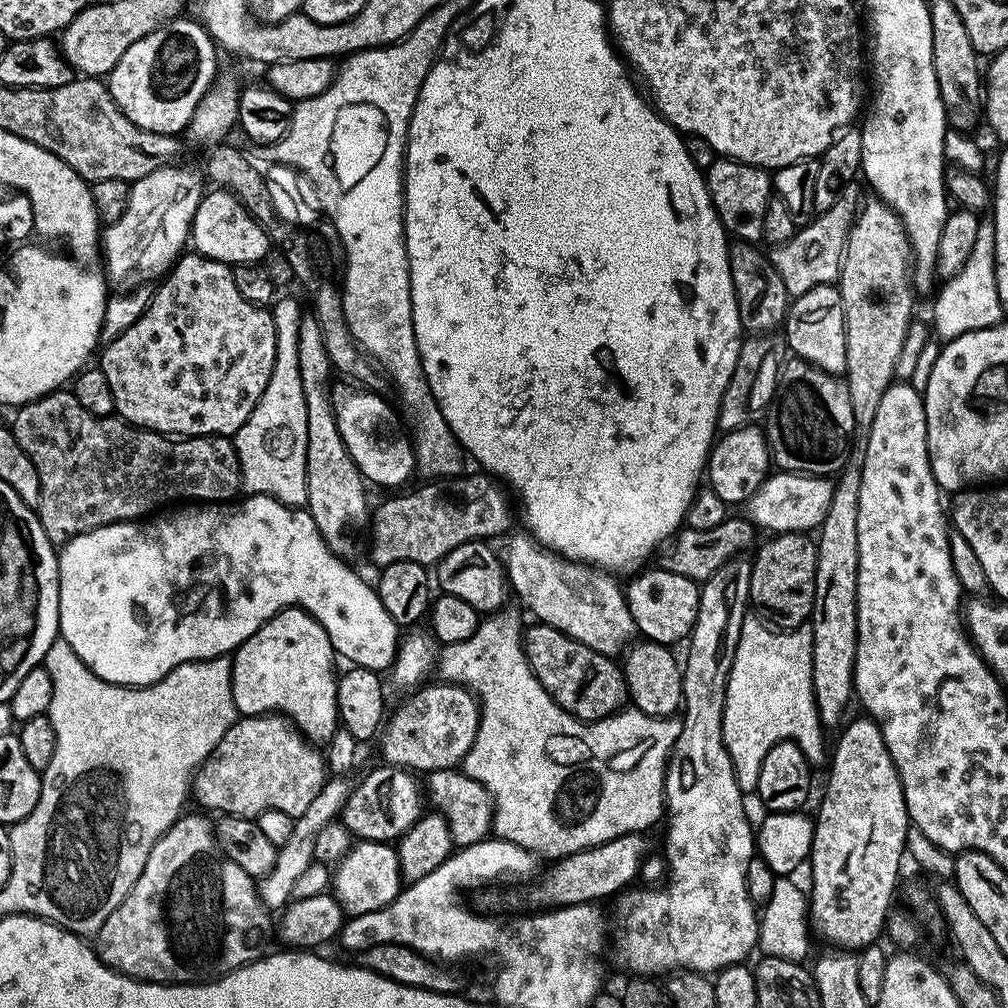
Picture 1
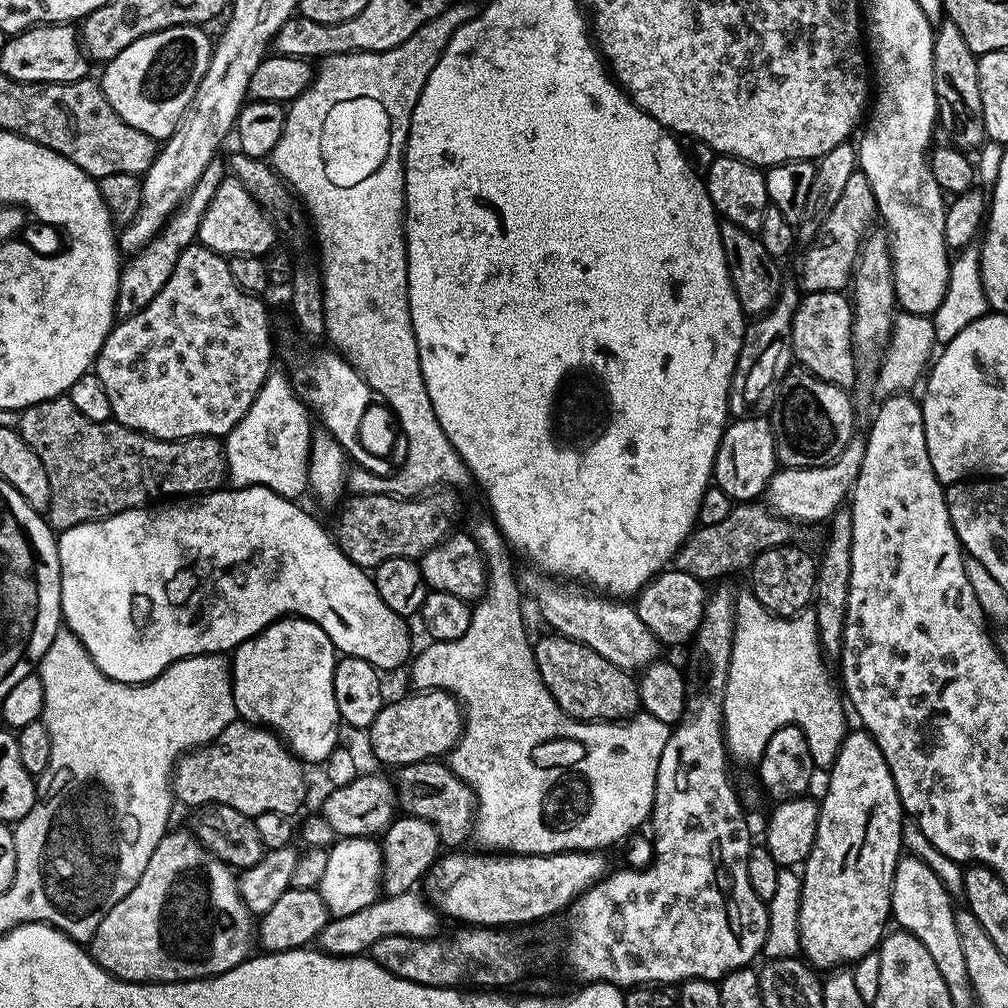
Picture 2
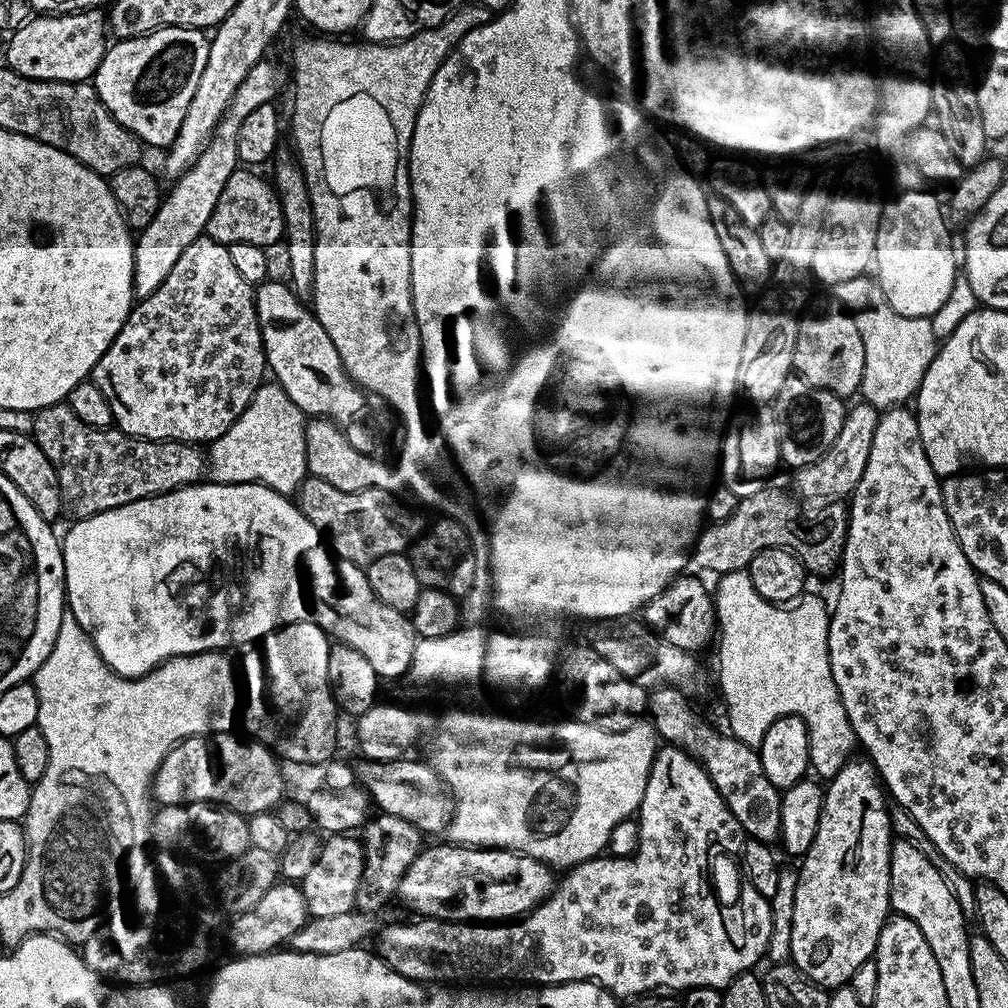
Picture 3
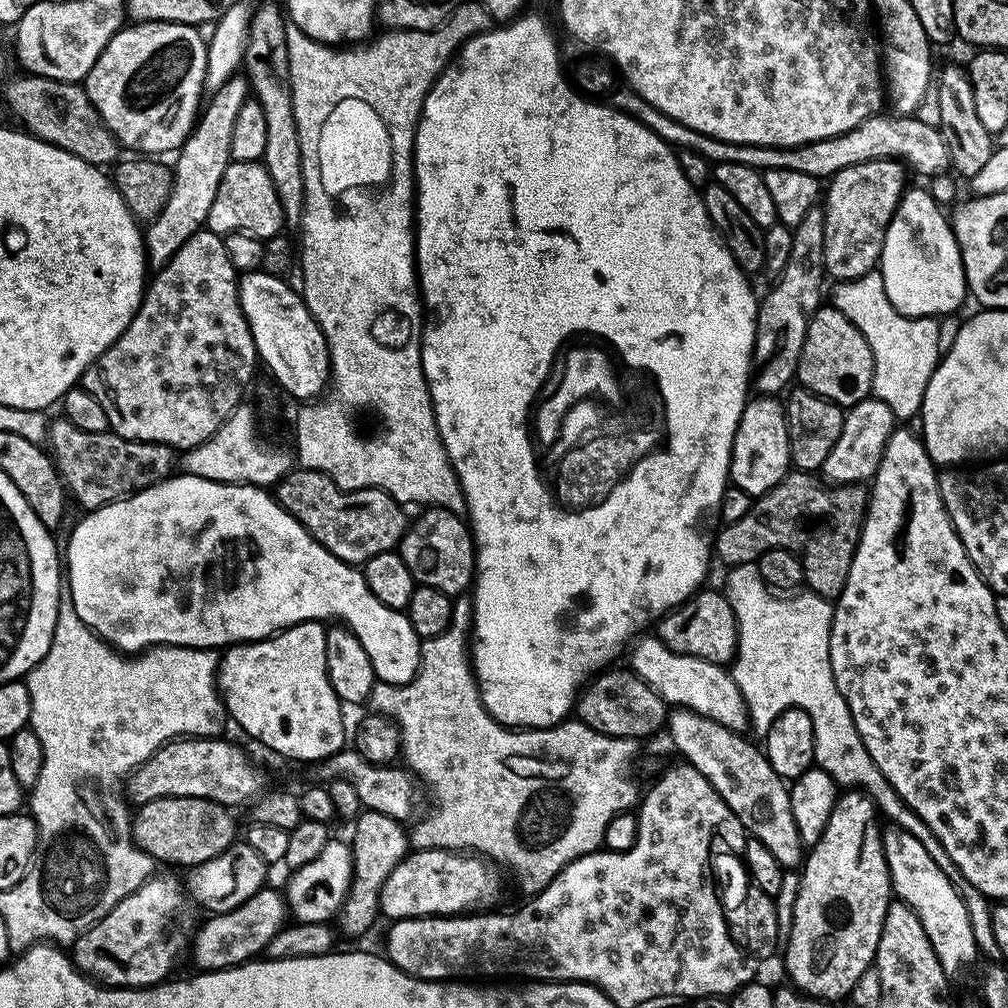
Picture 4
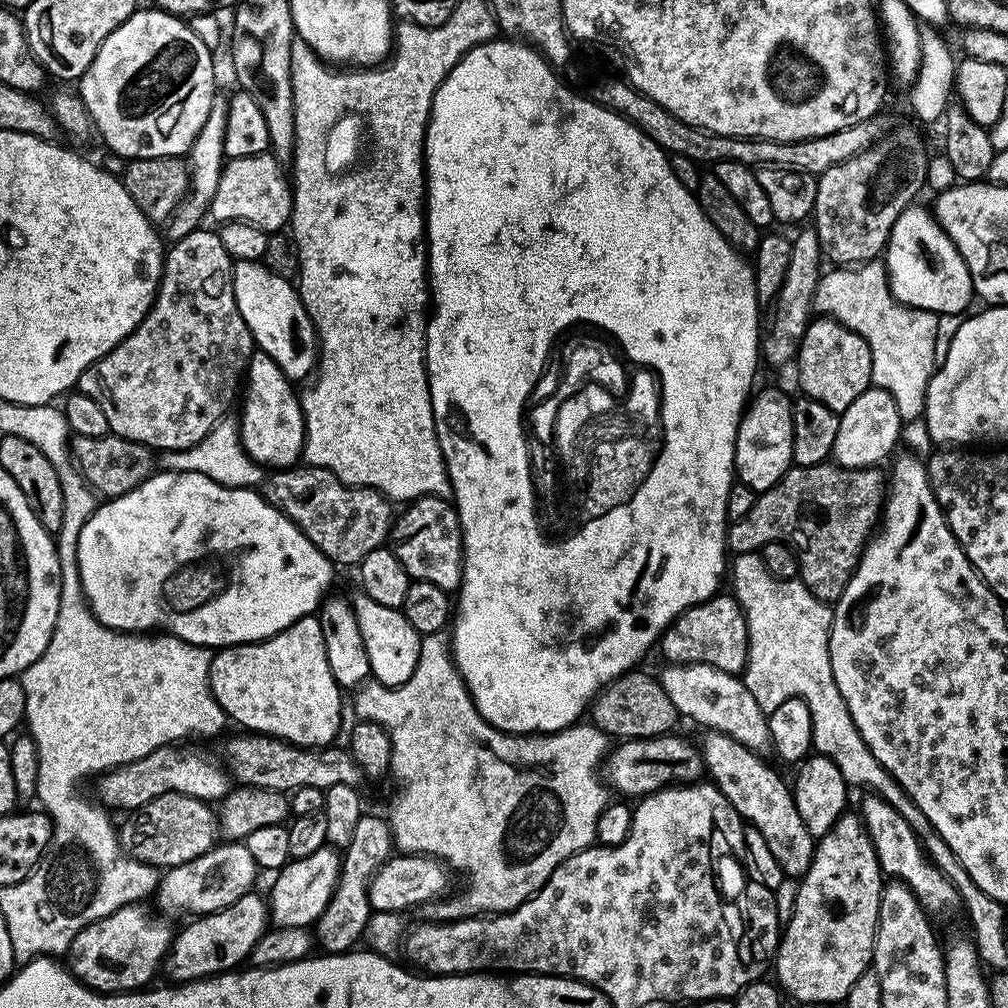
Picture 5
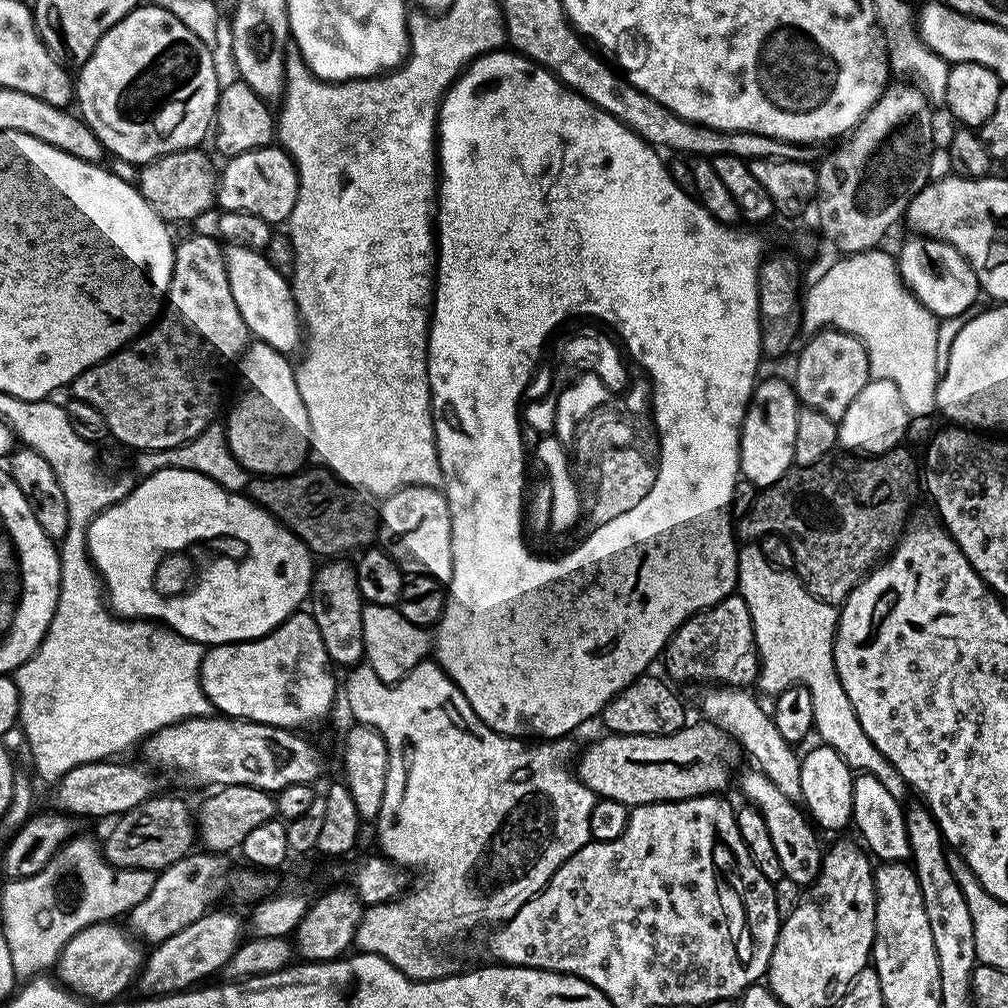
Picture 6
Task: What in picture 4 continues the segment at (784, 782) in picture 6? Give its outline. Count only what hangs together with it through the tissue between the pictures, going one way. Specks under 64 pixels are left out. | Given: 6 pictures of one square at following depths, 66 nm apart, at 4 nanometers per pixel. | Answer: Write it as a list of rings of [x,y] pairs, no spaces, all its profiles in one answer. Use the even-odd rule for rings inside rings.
[[[641,635],[632,645],[630,668],[673,707],[694,710],[732,732],[743,733],[750,724],[748,707],[731,673],[720,664],[670,650],[657,635]]]

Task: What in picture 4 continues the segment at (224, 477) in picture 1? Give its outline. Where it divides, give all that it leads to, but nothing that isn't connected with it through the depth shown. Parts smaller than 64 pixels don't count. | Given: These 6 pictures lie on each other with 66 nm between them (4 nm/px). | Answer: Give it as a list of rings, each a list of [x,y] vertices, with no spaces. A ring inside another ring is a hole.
[[[63,418],[47,425],[46,448],[60,471],[69,497],[77,500],[84,510],[101,508],[124,496],[133,496],[160,480],[167,480],[174,472],[172,463],[178,460],[177,453],[166,444],[127,440],[111,430],[89,434]]]

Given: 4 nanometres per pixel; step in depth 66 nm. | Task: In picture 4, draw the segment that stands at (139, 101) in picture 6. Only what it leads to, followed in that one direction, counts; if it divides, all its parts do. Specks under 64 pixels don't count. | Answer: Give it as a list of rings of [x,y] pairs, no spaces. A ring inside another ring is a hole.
[[[170,22],[129,23],[110,38],[106,50],[94,62],[87,80],[83,81],[90,102],[98,110],[102,122],[125,149],[133,148],[136,154],[175,153],[184,145],[184,139],[196,127],[202,112],[200,95],[205,95],[204,79],[208,46],[199,31],[191,24],[171,24]]]

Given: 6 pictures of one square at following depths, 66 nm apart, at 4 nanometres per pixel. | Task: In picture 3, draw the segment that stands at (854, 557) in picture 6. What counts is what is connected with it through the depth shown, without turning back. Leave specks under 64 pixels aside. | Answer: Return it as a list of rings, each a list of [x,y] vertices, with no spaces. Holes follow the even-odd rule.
[[[766,486],[762,490],[758,490],[758,494],[743,497],[738,510],[734,510],[734,514],[730,514],[730,518],[726,518],[726,522],[709,523],[697,536],[696,543],[691,549],[691,563],[697,564],[704,572],[716,572],[715,574],[742,572],[747,569],[754,554],[762,554],[762,550],[770,550],[771,548],[789,548],[790,551],[799,556],[805,569],[811,575],[812,572],[816,576],[828,576],[831,572],[833,575],[844,555],[844,543],[848,537],[848,512],[845,505],[843,508],[840,505],[843,503],[833,503],[831,505],[831,507],[833,506],[832,513],[829,516],[824,516],[821,520],[811,520],[810,517],[800,513],[801,501],[791,491],[789,491],[790,493],[783,492],[780,488],[772,487]]]

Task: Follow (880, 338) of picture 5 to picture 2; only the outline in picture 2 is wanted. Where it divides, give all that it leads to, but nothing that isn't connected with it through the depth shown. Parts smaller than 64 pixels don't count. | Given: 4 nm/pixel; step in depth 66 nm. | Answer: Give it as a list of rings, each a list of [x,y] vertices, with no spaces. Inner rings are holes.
[[[976,242],[968,244],[957,253],[957,256],[958,258],[956,259],[955,257],[949,265],[946,294],[943,296],[943,300],[939,304],[936,313],[933,313],[932,320],[929,319],[929,317],[919,316],[913,312],[905,311],[901,311],[899,315],[893,319],[892,334],[888,338],[888,346],[884,349],[882,359],[876,370],[876,383],[874,388],[875,391],[878,390],[881,392],[881,397],[887,398],[889,396],[911,393],[913,391],[912,387],[914,387],[919,380],[921,383],[922,377],[925,375],[926,369],[929,367],[930,361],[934,356],[934,348],[932,352],[932,322],[934,322],[934,336],[939,341],[938,344],[943,346],[952,341],[970,322],[976,320],[978,317],[987,315],[989,306],[981,280],[980,244]]]

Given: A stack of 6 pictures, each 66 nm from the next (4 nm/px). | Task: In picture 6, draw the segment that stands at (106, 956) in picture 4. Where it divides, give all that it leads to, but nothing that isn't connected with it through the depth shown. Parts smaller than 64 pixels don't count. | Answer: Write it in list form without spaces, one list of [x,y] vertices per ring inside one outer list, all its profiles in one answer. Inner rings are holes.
[[[105,922],[78,930],[78,934],[66,942],[54,965],[55,979],[69,992],[93,1005],[119,1001],[125,995],[123,992],[137,983],[140,969],[144,966],[145,949],[133,939],[127,927],[119,928],[118,925],[116,922]]]

